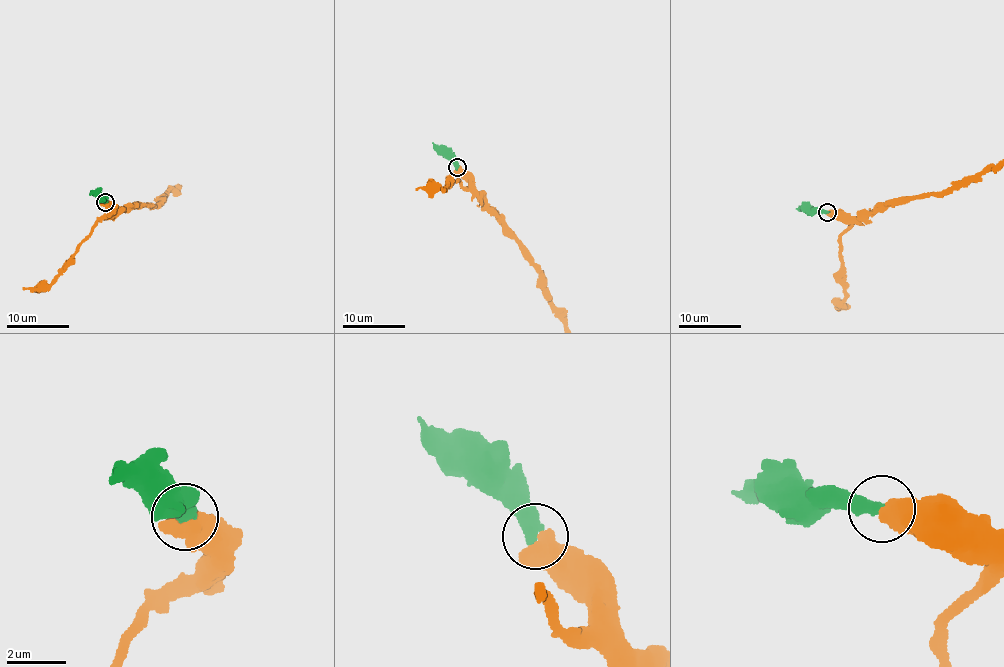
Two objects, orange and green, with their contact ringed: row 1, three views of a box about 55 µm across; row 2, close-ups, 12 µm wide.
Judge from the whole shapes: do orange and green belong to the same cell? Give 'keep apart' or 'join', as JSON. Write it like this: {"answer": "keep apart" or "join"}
{"answer": "join"}

